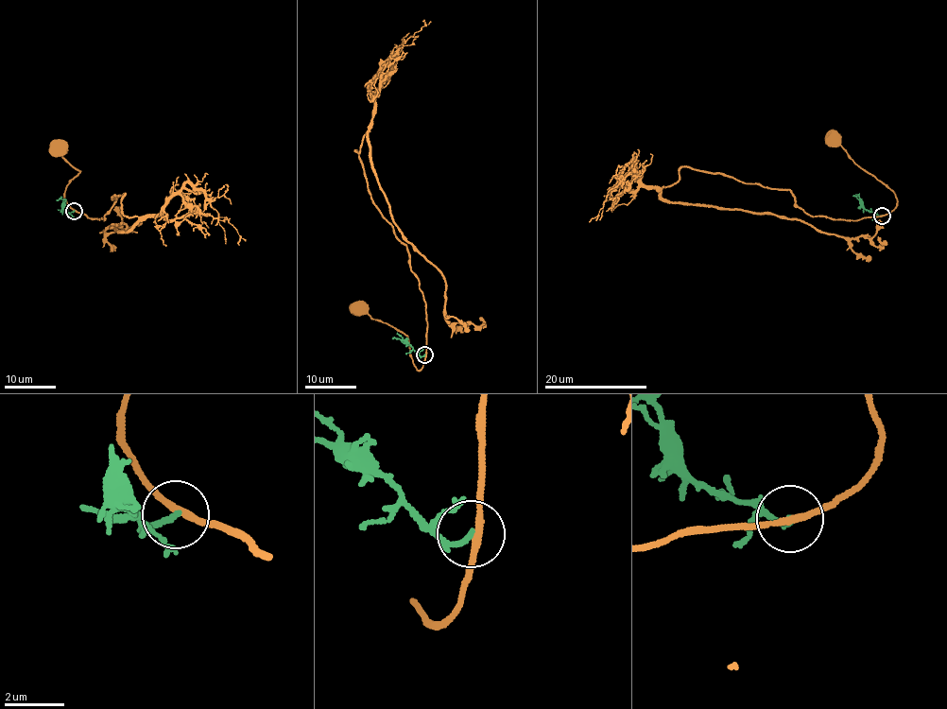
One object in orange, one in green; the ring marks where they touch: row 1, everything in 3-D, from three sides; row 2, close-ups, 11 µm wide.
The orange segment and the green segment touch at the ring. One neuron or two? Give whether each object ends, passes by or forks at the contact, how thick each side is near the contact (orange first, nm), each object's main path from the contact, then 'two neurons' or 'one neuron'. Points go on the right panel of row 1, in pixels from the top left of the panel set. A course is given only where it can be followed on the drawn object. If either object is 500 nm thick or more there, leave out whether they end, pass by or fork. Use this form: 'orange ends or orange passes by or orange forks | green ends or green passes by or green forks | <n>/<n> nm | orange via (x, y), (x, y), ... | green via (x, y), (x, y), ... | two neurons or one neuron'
orange passes by | green ends | 220/180 nm | orange via (882, 216), (889, 214), (897, 203), (897, 198), (852, 161), (834, 139) | green via (881, 216), (864, 208), (855, 195) | two neurons

